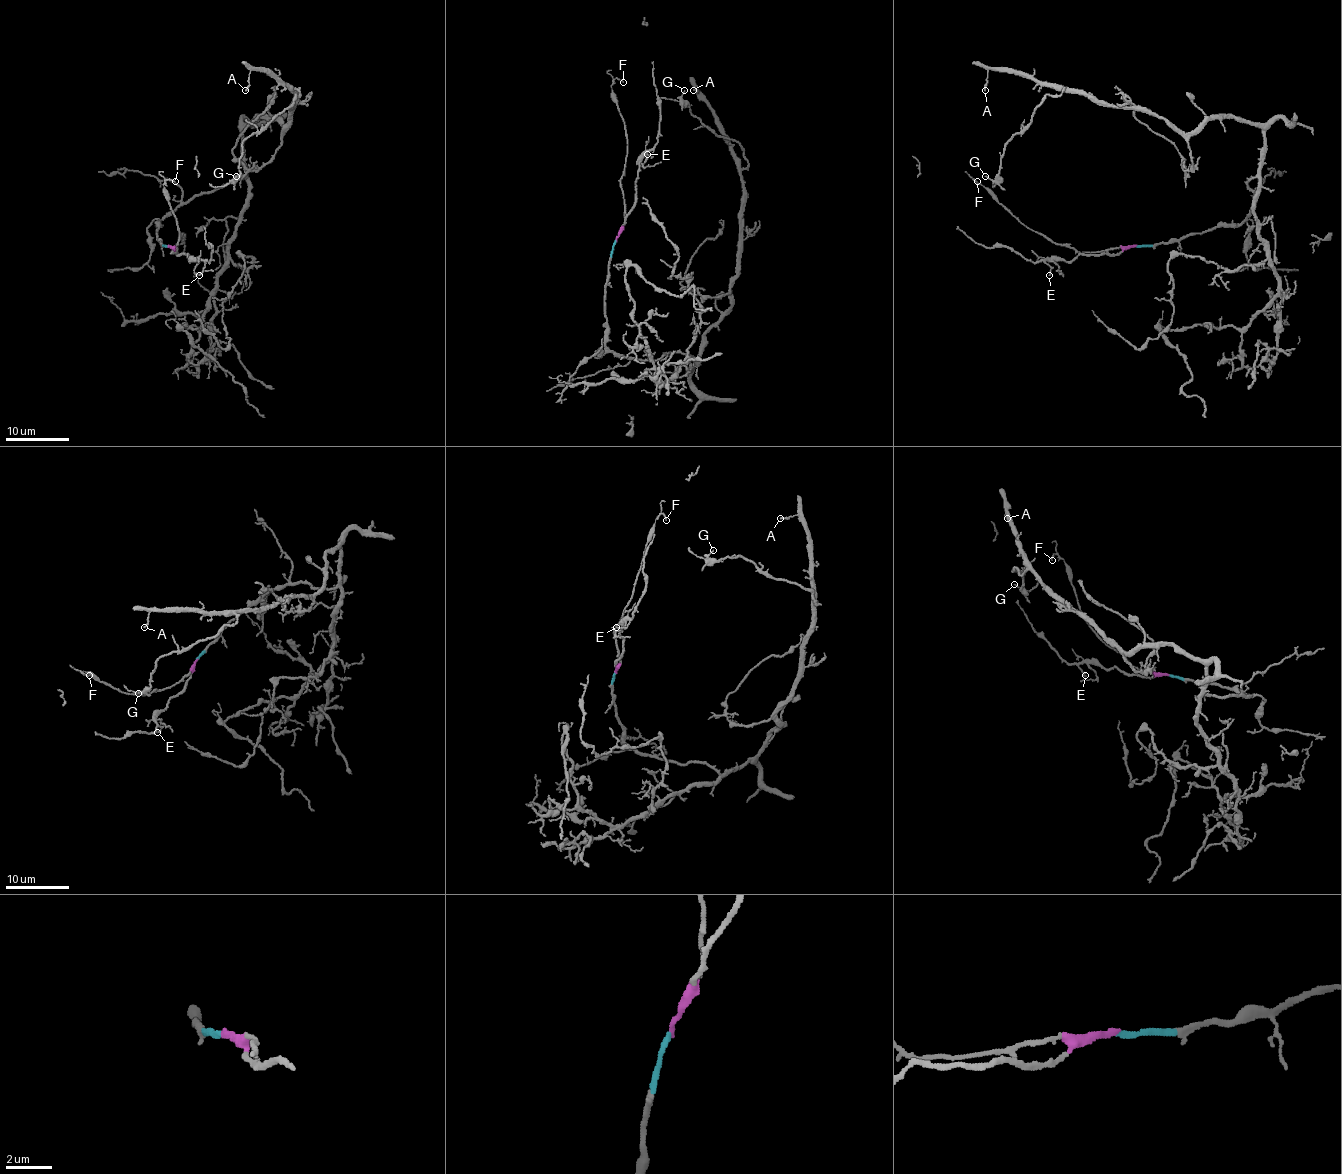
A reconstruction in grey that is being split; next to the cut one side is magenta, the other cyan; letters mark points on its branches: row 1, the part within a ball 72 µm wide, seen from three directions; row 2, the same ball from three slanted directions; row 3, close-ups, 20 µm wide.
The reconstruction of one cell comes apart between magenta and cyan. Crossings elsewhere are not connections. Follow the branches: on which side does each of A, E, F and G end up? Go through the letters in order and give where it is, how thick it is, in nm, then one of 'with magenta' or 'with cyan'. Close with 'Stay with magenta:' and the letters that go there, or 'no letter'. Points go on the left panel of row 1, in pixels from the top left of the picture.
A: at (245, 90); 120 nm thick; with cyan
E: at (199, 275); 100 nm thick; with magenta
F: at (175, 181); 90 nm thick; with magenta
G: at (236, 176); 100 nm thick; with cyan
Stay with magenta: E, F

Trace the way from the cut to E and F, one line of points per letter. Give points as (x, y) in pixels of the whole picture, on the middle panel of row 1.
E: (616, 240), (635, 200), (640, 159), (651, 149), (653, 154), (646, 154)
F: (616, 240), (624, 223), (621, 181), (626, 160), (626, 125), (611, 89), (616, 77), (622, 82)

